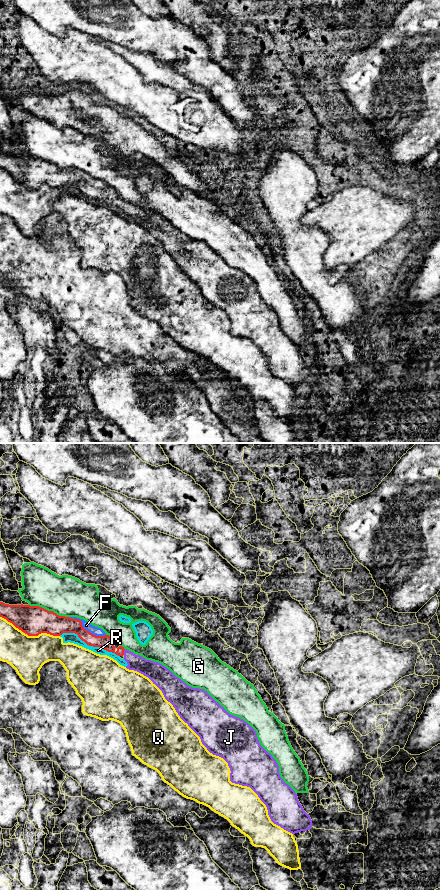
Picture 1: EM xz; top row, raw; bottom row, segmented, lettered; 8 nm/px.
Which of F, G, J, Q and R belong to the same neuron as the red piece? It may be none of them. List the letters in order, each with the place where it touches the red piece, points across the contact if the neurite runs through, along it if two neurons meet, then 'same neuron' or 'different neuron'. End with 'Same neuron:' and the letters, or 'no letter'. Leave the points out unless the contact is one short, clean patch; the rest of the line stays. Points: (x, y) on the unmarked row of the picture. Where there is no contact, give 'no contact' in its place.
F: contact xz (85, 181); same neuron
G: contact xz (49, 163); different neuron
J: contact xz (123, 204); same neuron
Q: contact xz (42, 184); different neuron
R: contact xz (89, 197); different neuron
Same neuron: F, J

